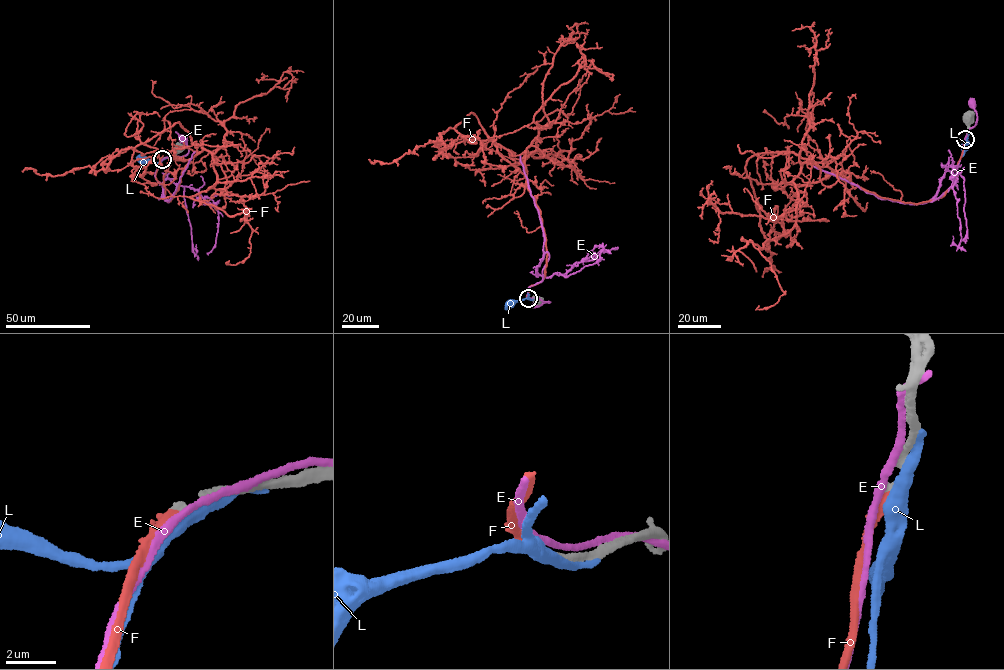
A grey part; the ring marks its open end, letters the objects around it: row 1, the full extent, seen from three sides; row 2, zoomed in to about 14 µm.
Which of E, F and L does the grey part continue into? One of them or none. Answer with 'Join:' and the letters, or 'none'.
Join: F

